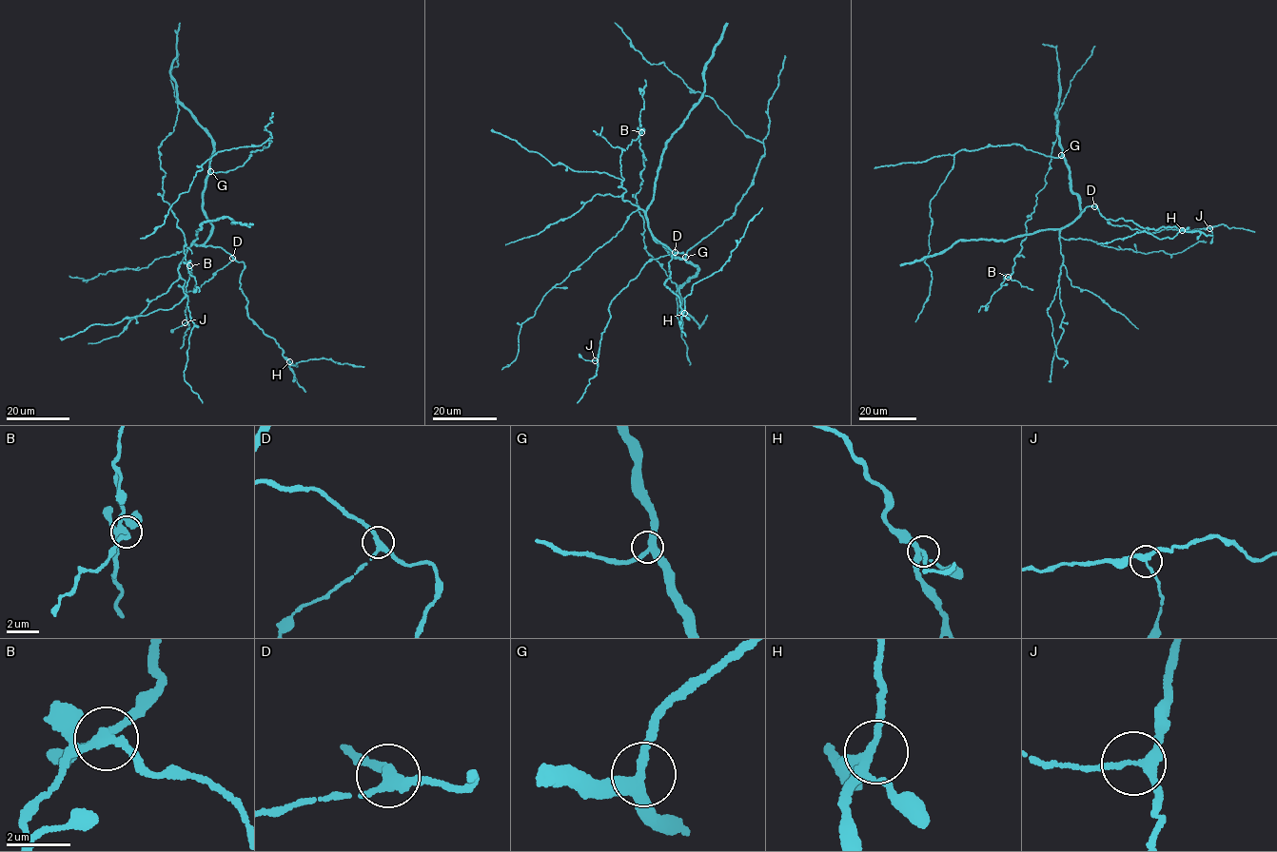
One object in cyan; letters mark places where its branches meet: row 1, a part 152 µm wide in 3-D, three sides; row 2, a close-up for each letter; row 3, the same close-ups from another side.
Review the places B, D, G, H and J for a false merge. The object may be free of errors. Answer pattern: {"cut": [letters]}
{"cut": ["B"]}

